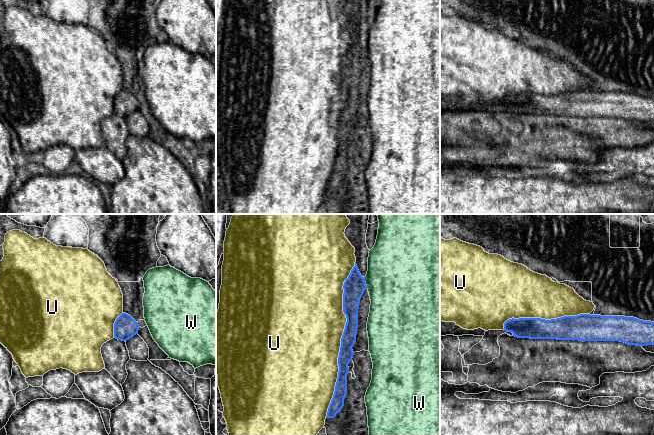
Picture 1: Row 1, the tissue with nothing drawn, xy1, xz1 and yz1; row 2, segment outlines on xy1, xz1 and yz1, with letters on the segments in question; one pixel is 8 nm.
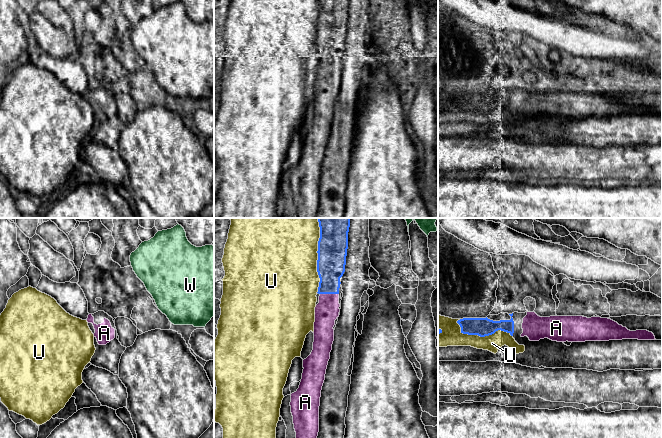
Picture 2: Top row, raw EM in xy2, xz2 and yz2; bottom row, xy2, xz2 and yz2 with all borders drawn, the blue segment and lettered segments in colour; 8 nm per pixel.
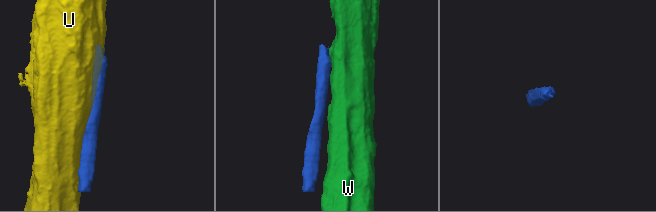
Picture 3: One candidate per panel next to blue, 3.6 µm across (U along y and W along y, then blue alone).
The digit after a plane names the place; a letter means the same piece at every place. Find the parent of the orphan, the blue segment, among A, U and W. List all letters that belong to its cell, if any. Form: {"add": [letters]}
{"add": ["A"]}

